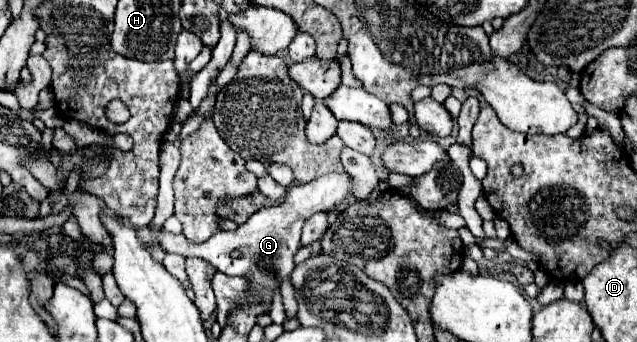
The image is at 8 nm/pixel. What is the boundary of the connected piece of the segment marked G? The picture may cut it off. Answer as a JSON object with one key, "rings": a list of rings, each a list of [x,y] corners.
{"rings":[[[326,174],[318,180],[306,182],[306,184],[294,184],[286,190],[282,202],[264,206],[262,210],[254,212],[242,226],[238,226],[236,232],[216,232],[210,240],[204,244],[190,244],[184,236],[174,236],[168,232],[152,234],[148,228],[138,228],[138,236],[146,246],[152,246],[154,242],[160,242],[164,250],[182,254],[182,256],[198,256],[208,262],[212,262],[220,272],[228,276],[250,276],[250,266],[262,266],[266,272],[276,276],[286,308],[286,316],[294,318],[298,304],[294,300],[294,286],[290,284],[290,276],[294,270],[294,254],[298,252],[298,234],[306,218],[310,218],[316,212],[336,212],[342,210],[354,196],[354,178],[350,174]]]}

